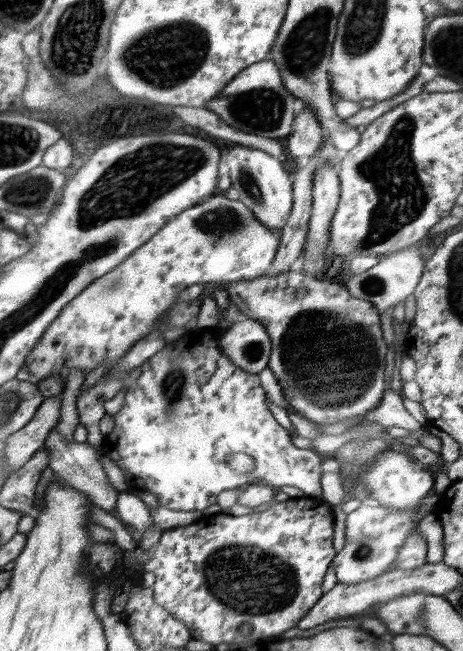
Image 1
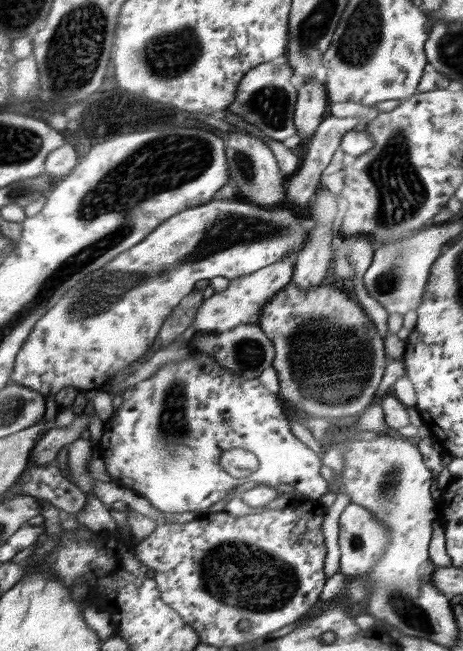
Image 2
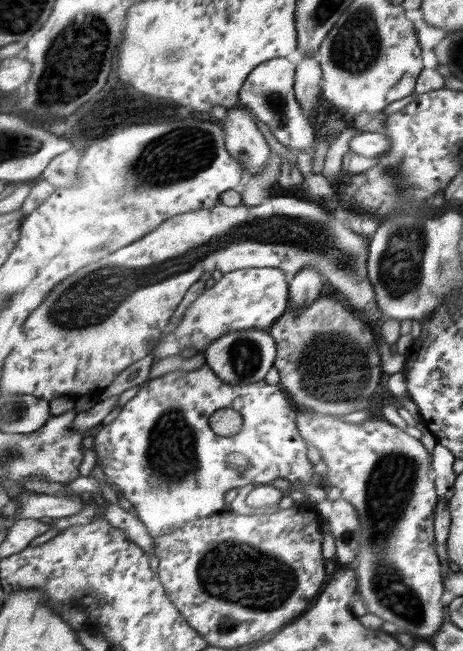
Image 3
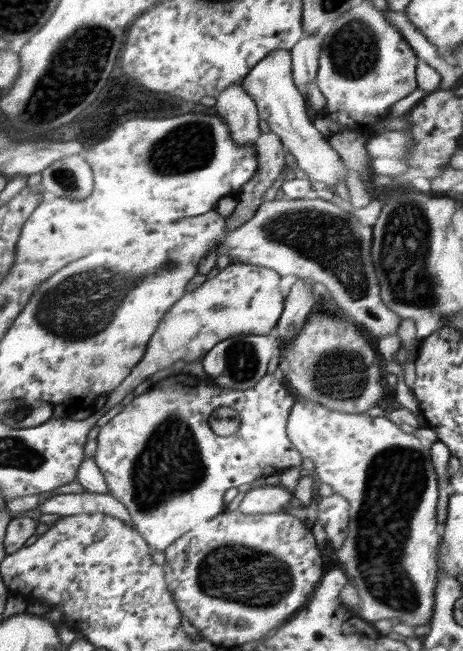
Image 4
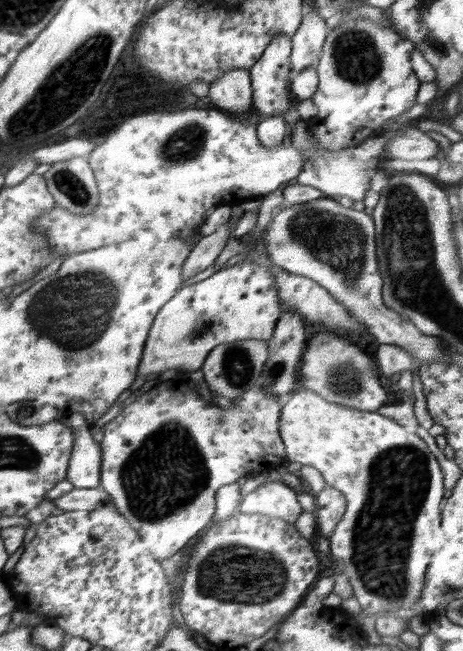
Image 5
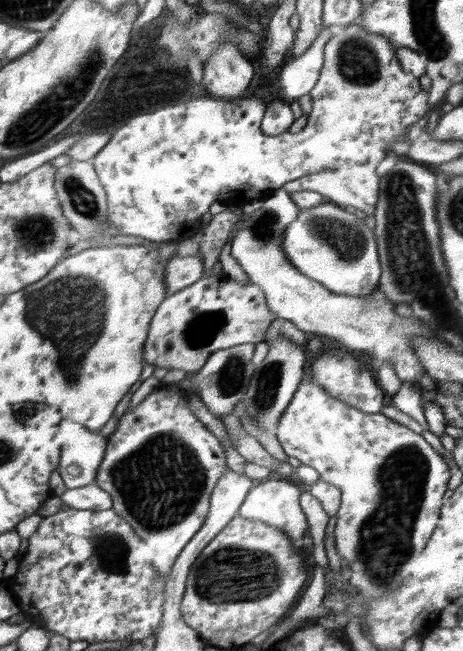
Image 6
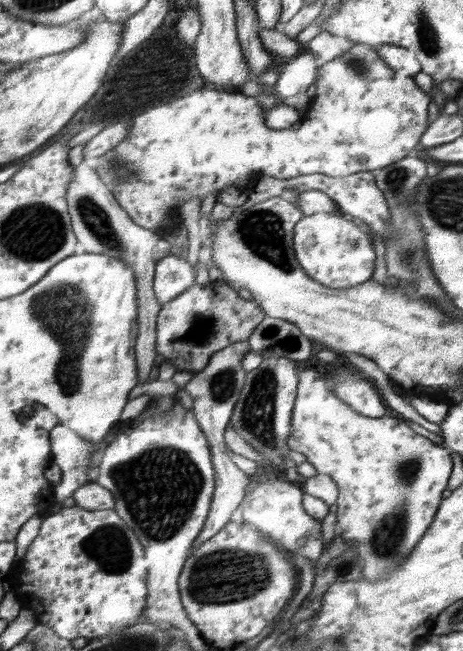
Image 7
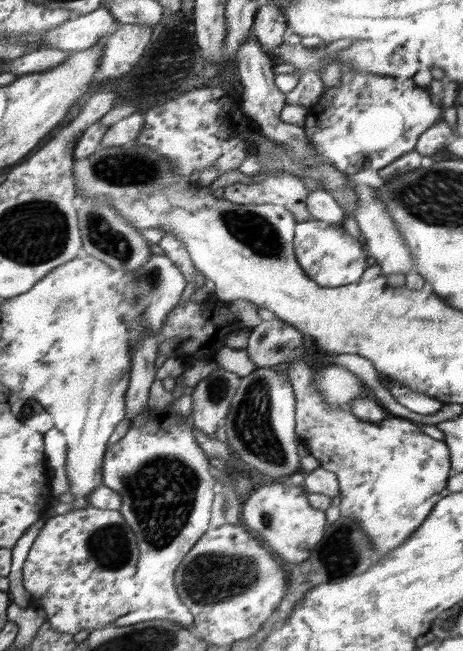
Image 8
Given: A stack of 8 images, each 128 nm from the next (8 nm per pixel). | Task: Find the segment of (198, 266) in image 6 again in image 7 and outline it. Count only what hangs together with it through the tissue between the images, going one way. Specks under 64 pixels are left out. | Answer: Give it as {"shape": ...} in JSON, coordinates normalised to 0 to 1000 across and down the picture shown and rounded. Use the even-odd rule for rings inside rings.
{"shape":[[[363,392],[341,401],[330,430],[330,447],[341,467],[354,470],[421,433],[417,410],[397,395]]]}

